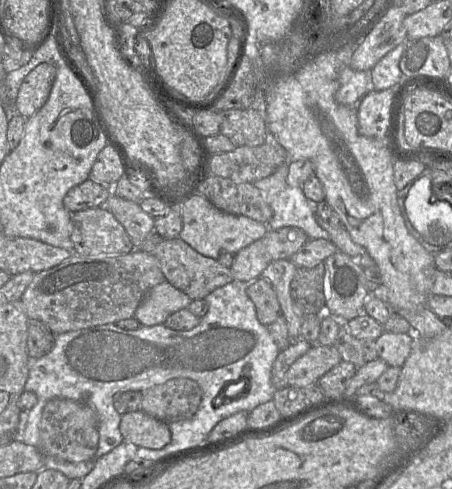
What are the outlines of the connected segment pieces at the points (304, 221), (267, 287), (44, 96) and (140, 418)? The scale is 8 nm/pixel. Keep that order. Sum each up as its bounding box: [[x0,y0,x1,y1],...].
[[252,154,330,239],[244,277,280,326],[15,63,57,119],[119,410,171,449]]

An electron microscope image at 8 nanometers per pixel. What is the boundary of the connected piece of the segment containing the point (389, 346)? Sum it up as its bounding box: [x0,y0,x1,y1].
[376,332,412,367]

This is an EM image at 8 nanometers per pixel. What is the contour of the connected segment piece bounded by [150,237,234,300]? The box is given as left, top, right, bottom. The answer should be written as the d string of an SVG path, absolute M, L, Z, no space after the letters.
M179 237L163 239L150 254L158 260L165 280L191 300L204 299L215 289L234 281L230 268L222 266L216 259L199 254Z

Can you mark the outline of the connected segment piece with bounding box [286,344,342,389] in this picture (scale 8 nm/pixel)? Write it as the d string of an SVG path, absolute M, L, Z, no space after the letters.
M313 344L303 356L289 367L286 373L288 386L305 388L317 381L342 361L334 345L324 346Z

